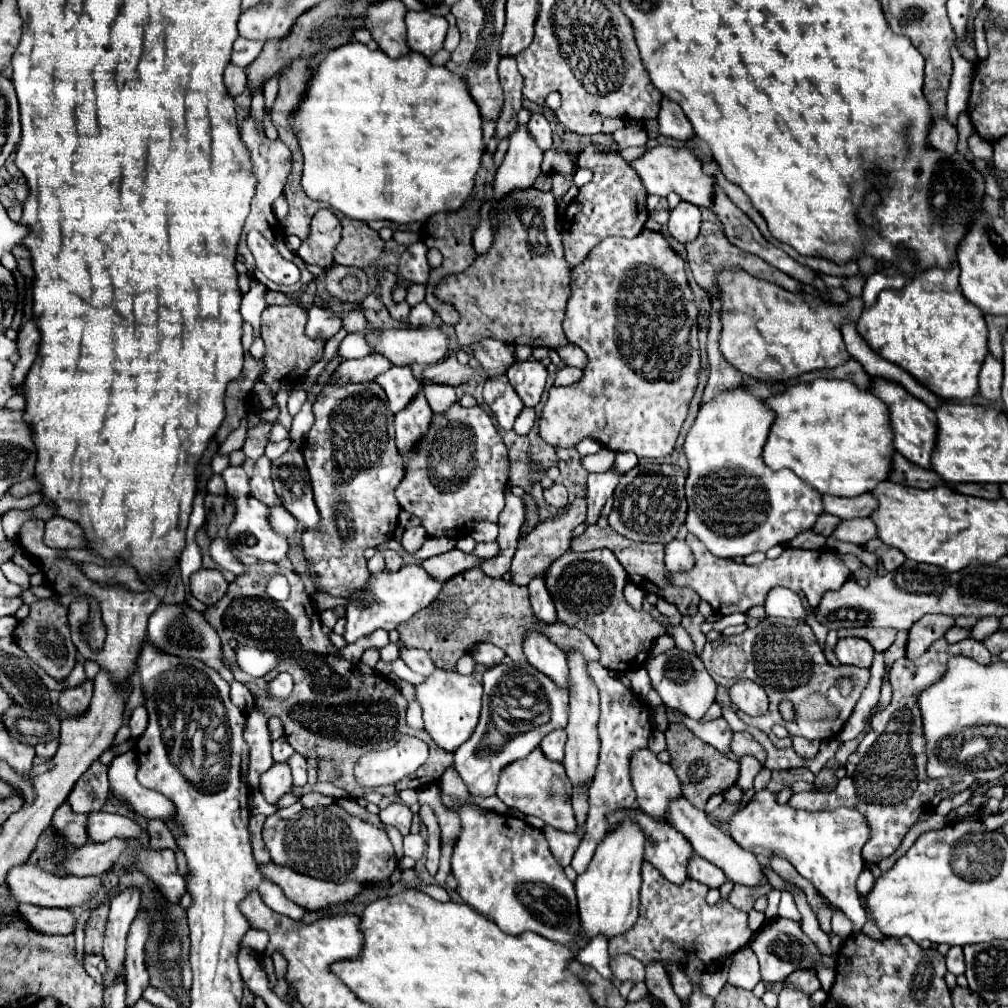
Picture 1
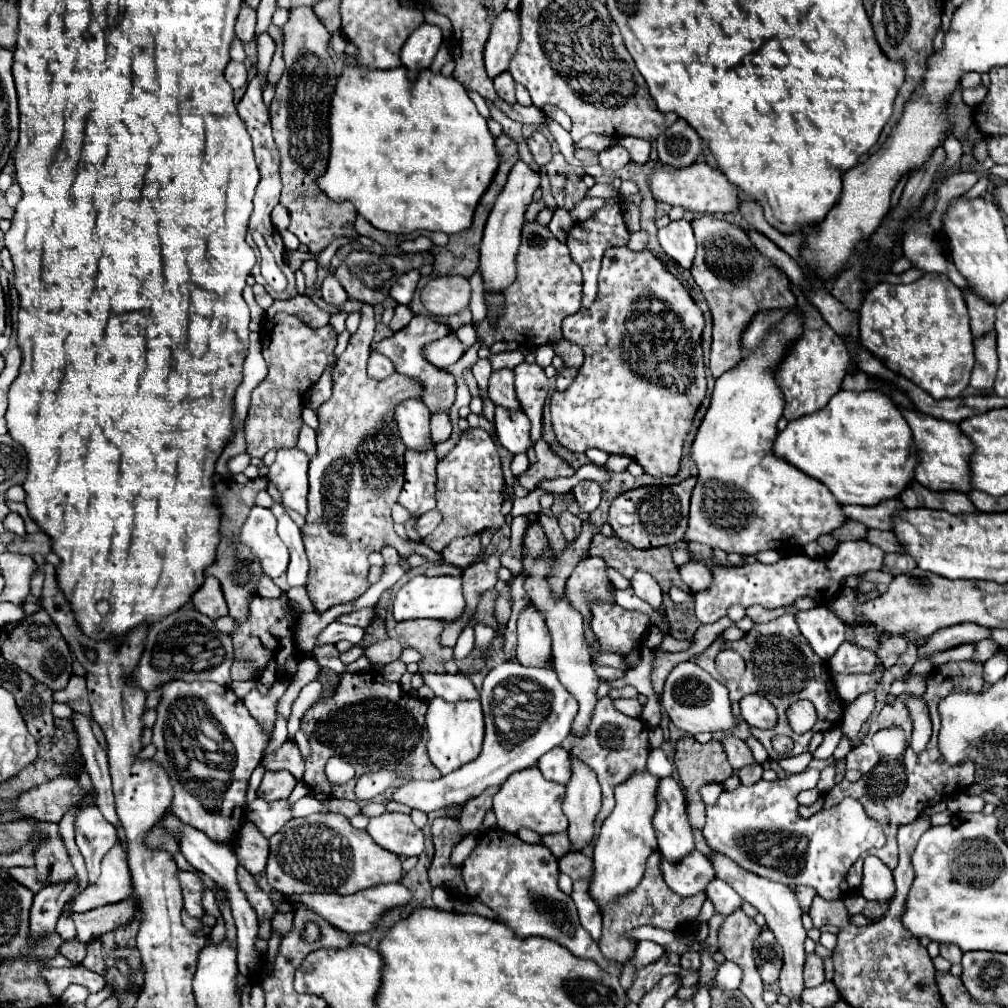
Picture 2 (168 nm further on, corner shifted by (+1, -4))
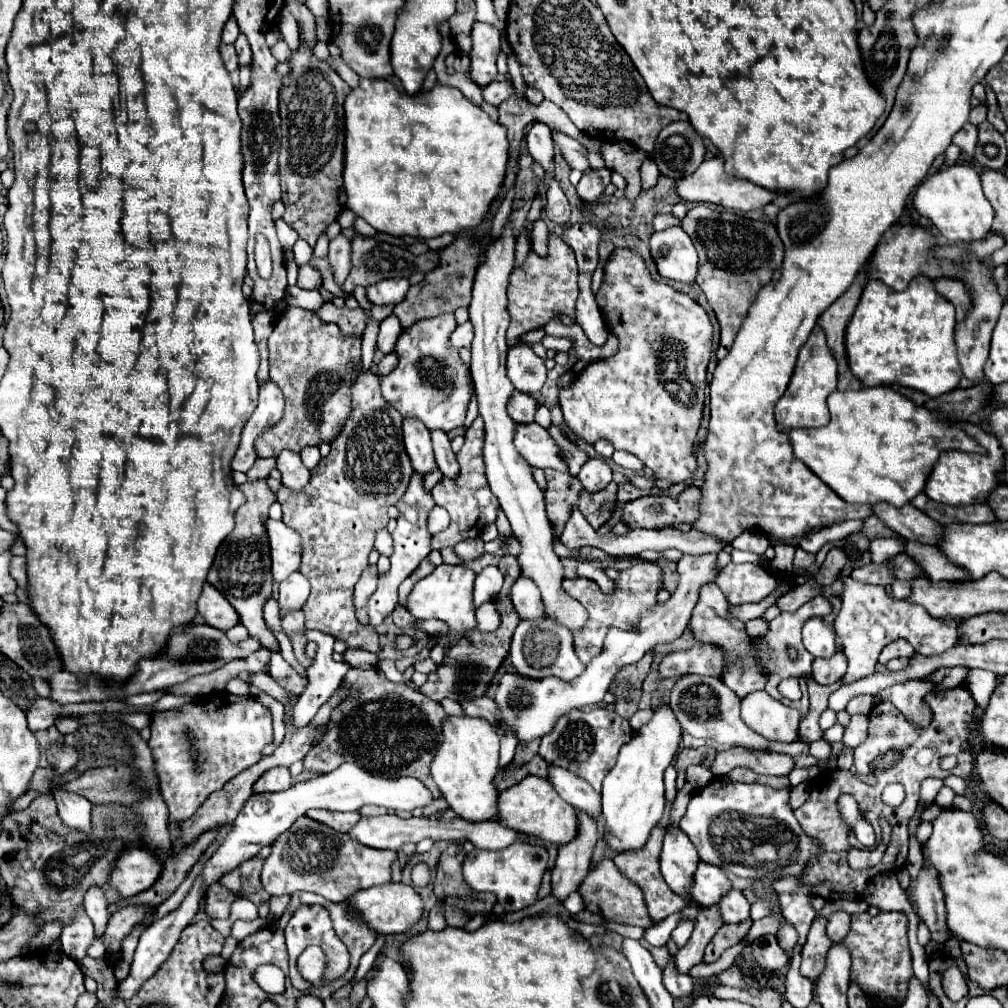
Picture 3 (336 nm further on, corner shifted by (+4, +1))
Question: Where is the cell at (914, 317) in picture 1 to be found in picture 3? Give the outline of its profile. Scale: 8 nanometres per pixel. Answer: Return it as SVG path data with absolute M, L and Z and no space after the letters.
M916 276L904 292L870 280L846 328L846 354L852 374L856 374L864 386L898 382L928 396L942 396L954 390L962 378L954 328L954 304L942 298L932 278Z

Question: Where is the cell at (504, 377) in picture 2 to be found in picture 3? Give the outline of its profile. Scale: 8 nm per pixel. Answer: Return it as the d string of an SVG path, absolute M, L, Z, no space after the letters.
M518 392L510 396L508 400L508 414L512 416L512 420L516 424L522 424L522 422L534 422L532 414L536 410L536 398L528 398L528 394L524 392Z

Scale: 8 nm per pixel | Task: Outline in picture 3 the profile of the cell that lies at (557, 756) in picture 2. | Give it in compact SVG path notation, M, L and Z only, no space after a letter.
M548 766L548 780L574 808L594 814L594 818L600 816L600 796L592 790L592 786L588 786L588 782L560 766Z

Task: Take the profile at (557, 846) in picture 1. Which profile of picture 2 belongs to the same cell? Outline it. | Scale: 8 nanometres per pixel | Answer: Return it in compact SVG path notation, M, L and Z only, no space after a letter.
M567 853L561 861L559 861L559 871L567 873L573 881L577 879L591 879L591 871L593 871L593 859L585 857L583 853Z

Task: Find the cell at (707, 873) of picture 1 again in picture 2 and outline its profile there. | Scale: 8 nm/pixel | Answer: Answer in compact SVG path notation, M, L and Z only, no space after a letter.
M715 879L707 885L707 897L713 901L715 911L723 917L729 917L735 909L741 909L743 905L743 899L733 891L733 887L721 879Z

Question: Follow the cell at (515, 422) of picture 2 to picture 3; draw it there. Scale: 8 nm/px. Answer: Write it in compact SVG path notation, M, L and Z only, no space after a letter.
M516 424L514 446L518 454L534 468L554 468L568 472L554 440L548 436L548 432L542 426Z

